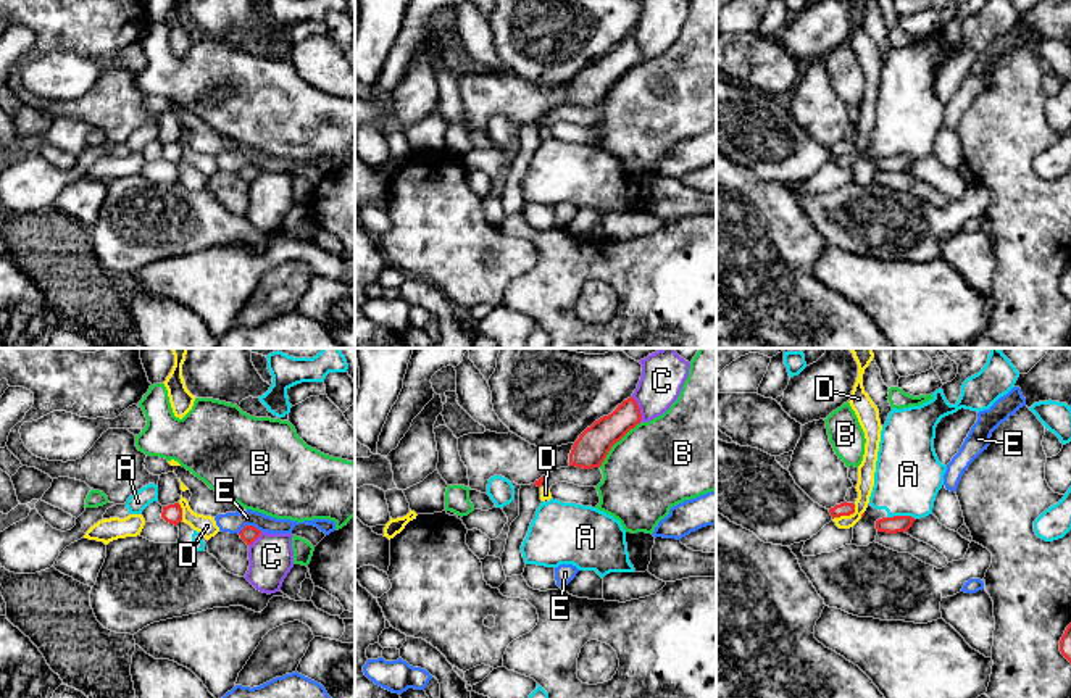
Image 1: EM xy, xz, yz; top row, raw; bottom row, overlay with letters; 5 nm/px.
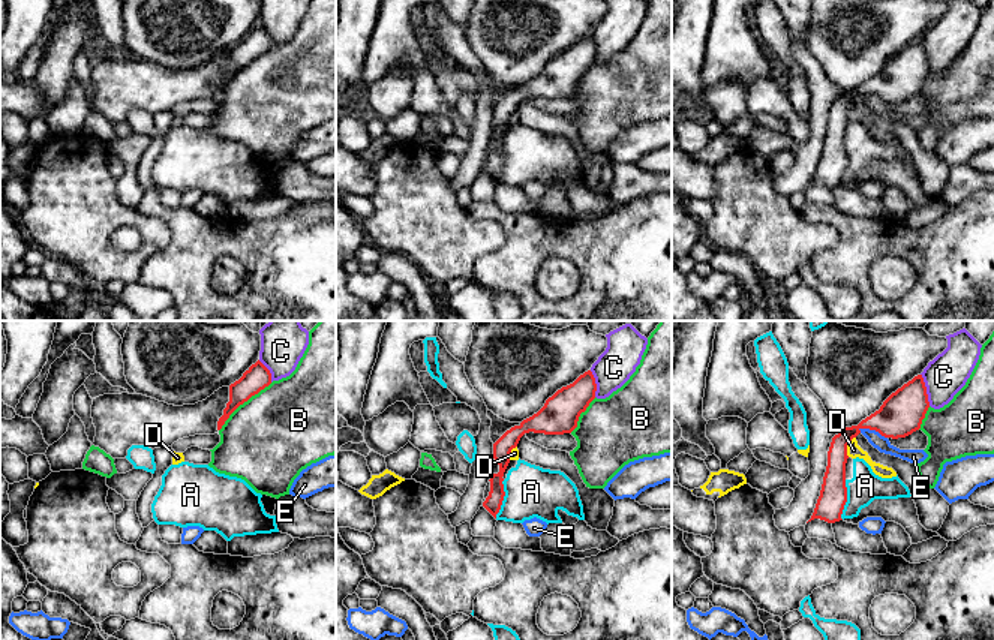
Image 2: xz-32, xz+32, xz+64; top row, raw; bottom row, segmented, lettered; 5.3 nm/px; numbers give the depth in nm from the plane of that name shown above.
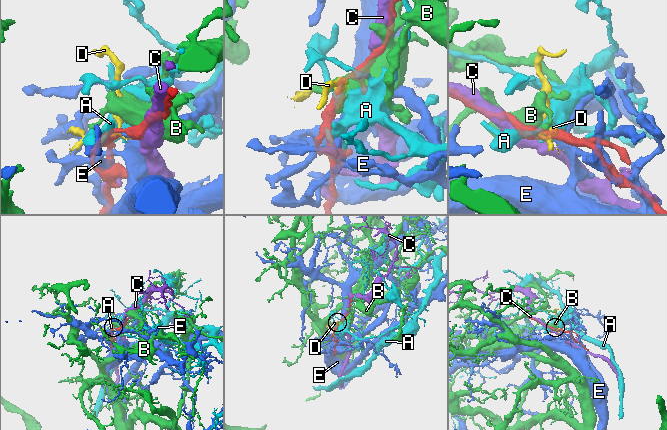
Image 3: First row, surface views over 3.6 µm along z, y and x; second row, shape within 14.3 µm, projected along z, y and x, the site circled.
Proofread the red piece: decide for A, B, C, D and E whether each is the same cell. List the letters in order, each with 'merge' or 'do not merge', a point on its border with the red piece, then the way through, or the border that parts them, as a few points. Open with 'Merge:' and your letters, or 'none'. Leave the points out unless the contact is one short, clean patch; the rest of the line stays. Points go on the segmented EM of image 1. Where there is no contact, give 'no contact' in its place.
Merge: none
A: do not merge; contact yz (902, 516)
B: do not merge; contact xz (616, 440)
C: do not merge; contact xz (639, 410)
D: do not merge; contact yz (845, 515); border yz (855, 505), (850, 515), (841, 515), (833, 519)
E: do not merge; contact xy (249, 526); border xy (262, 531), (245, 526), (239, 534)

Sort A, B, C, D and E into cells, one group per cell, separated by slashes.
A / B / C / D / E

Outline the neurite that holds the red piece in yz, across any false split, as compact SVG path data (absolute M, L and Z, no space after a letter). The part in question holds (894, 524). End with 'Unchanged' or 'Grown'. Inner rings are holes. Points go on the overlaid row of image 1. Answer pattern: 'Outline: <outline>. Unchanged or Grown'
Outline: M911 516L882 517L876 521L876 529L887 534L906 532L915 521Z. Unchanged

